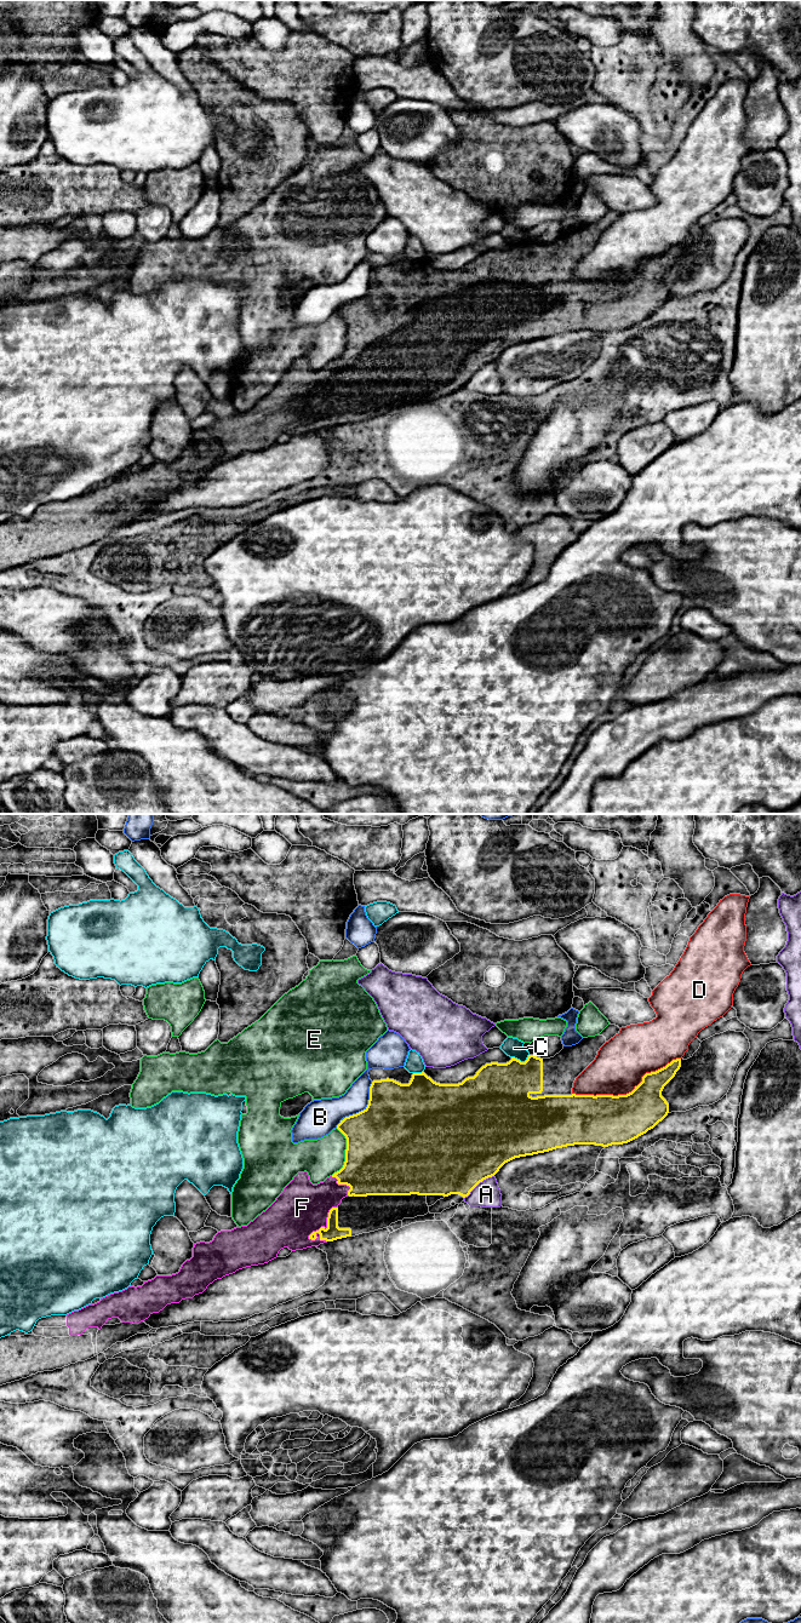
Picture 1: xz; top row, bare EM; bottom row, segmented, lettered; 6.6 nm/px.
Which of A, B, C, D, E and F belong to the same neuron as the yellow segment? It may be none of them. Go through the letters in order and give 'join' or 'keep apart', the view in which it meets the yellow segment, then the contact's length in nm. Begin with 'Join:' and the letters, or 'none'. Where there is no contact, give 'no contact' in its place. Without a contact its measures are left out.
Join: F
A: keep apart | xz | 260 nm
B: keep apart | xz | 320 nm
C: keep apart | xz | 120 nm
D: keep apart | xz | 750 nm
E: keep apart | xz | 320 nm
F: join | xz | 280 nm

